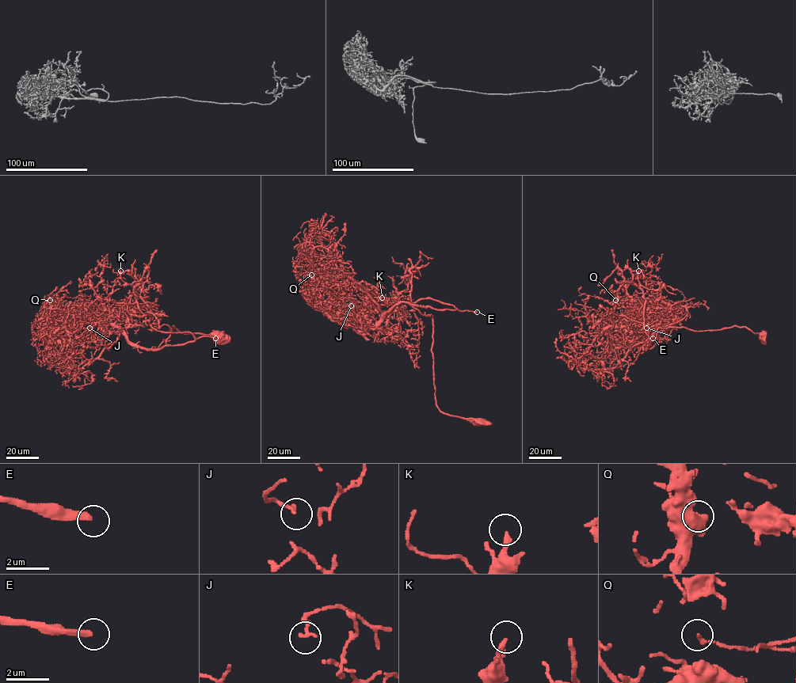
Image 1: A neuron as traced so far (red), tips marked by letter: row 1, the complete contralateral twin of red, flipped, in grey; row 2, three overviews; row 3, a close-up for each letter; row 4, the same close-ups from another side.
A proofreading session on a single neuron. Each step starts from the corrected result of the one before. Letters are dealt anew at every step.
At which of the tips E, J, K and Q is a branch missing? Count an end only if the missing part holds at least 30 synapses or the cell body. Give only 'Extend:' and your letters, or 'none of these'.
Extend: E

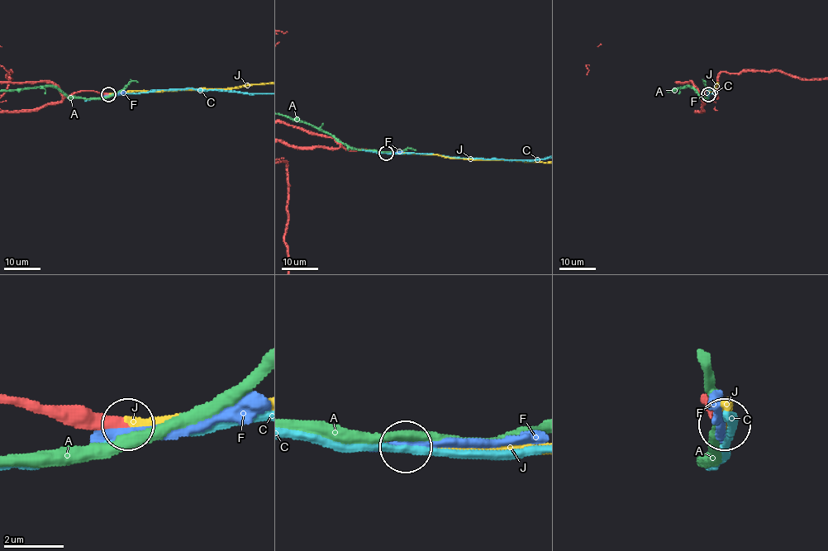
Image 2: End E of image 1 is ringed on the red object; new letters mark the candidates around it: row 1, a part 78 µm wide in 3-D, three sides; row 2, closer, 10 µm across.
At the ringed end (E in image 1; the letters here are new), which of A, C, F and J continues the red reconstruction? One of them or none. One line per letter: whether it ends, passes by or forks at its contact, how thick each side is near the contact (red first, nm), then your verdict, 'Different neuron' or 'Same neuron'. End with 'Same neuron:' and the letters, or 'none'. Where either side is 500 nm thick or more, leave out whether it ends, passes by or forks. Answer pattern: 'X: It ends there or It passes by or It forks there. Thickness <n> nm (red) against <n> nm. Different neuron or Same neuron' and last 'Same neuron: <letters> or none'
A: It passes by. Thickness 320 nm (red) against 360 nm. Different neuron
C: It passes by. Thickness 320 nm (red) against 280 nm. Different neuron
F: It ends there. Thickness 440 nm (red) against 400 nm. Different neuron
J: It ends there. Thickness 360 nm (red) against 320 nm. Same neuron
Same neuron: J

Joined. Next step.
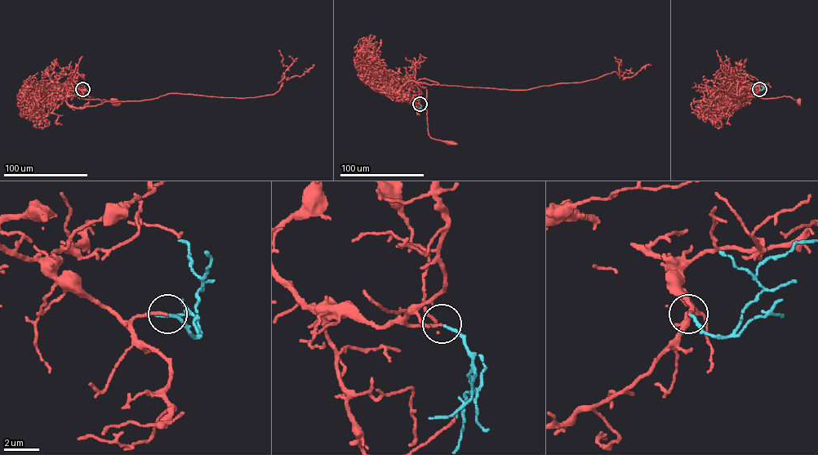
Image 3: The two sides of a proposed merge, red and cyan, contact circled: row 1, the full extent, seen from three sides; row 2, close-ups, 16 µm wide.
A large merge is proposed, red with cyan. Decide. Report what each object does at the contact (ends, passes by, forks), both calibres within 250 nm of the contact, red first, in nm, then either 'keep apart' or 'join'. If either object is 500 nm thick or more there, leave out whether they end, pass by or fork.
red ends | cyan ends | 160/140 nm | join

